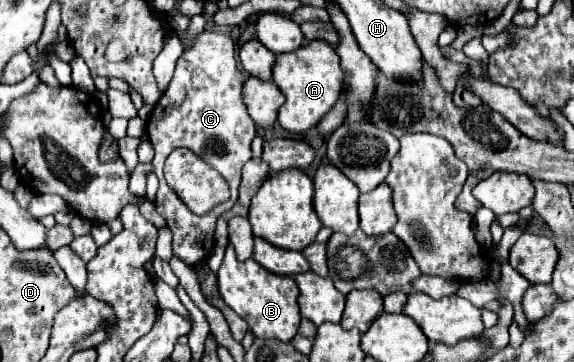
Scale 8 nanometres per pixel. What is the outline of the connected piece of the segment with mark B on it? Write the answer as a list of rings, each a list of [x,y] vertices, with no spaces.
[[[233,244],[227,246],[225,258],[217,272],[217,284],[223,302],[233,308],[251,328],[257,338],[277,338],[281,342],[289,342],[299,328],[299,288],[291,276],[271,274],[263,266],[259,266],[253,258],[241,262],[235,258]]]

